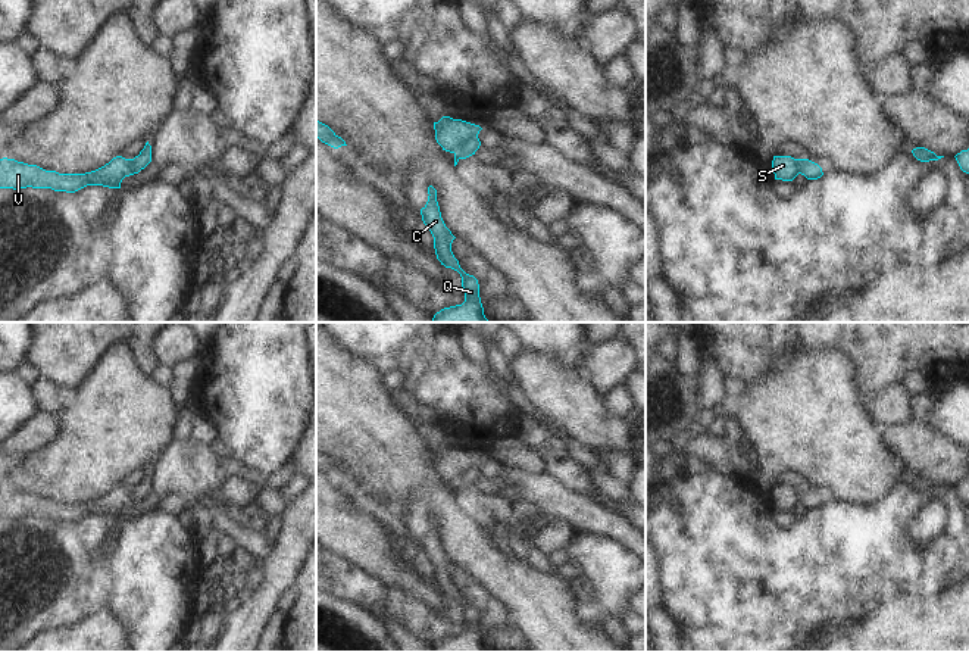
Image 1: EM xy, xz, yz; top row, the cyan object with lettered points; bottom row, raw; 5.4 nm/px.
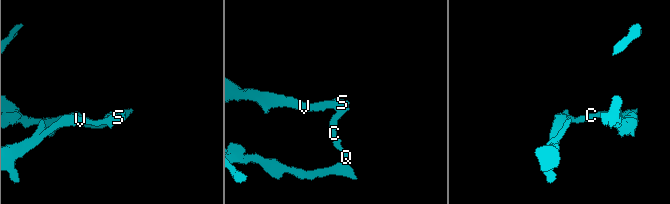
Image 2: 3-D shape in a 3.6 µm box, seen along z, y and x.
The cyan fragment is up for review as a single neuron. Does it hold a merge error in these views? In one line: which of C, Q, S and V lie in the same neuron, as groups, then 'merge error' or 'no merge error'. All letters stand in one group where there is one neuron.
C Q / S V; merge error

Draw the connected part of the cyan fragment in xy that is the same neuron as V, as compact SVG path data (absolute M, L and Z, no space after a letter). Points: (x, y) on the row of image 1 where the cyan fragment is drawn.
M116 156L104 166L85 174L59 174L15 159L0 159L0 188L32 187L66 193L75 193L87 185L121 188L122 180L129 175L134 175L131 159L122 156Z

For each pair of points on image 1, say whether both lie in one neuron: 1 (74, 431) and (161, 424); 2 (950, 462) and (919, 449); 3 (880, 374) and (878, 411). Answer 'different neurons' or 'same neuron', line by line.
1: same neuron
2: same neuron
3: different neurons

